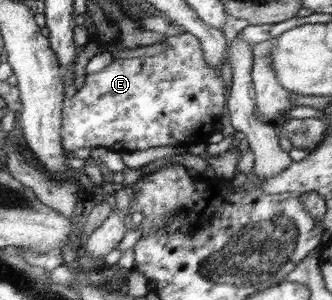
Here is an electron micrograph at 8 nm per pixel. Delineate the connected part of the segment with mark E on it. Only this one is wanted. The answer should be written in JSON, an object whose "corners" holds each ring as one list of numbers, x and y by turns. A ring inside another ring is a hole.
{"corners":[[179,32,175,36,168,37,165,41,158,43,167,43,170,48,162,54,154,56,142,56,132,57,128,59,116,58,110,65,104,68,99,73,90,73,86,75,84,79,84,85,71,98,68,97,63,101,62,110,62,125,61,125,61,142,62,147,66,152,78,151,80,147,105,147,110,151,116,151,116,153,126,153,134,151,142,151,142,149,148,149,149,147,164,147,165,145,184,145,185,147,192,148,194,143,207,143,208,137,212,135,217,129,218,121,223,116,224,107,226,107,226,88,228,86,227,72,223,75,218,75,211,65,206,61,204,57,204,48,201,41,191,33]]}

